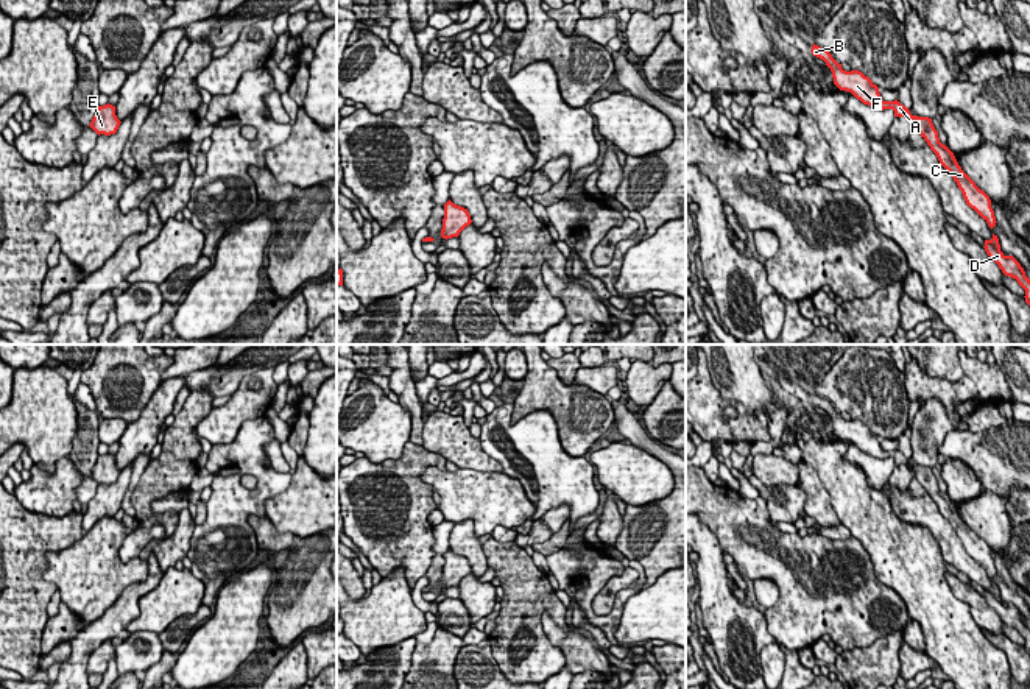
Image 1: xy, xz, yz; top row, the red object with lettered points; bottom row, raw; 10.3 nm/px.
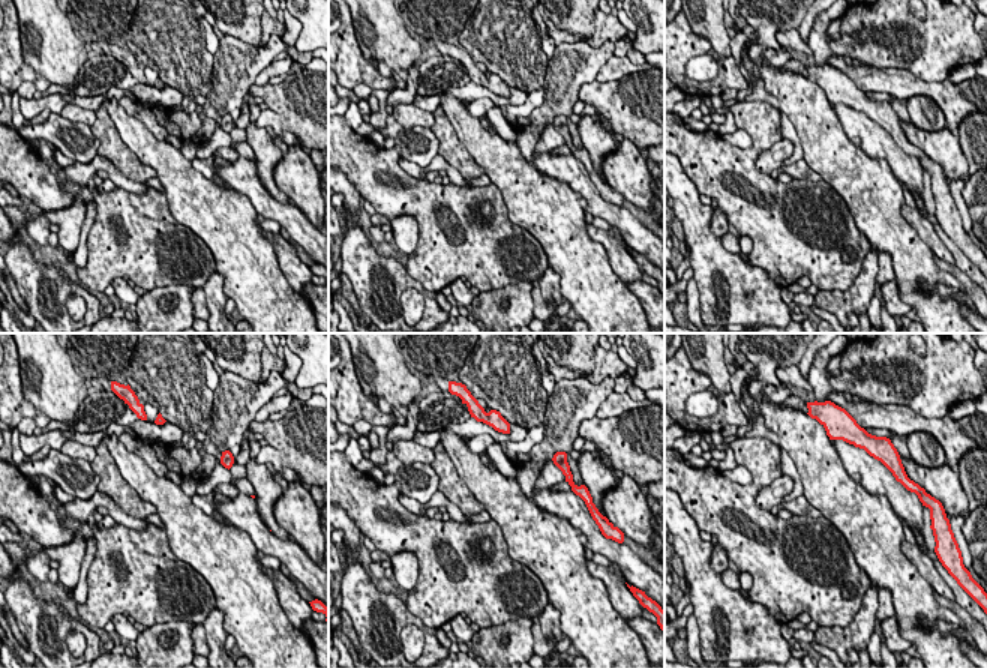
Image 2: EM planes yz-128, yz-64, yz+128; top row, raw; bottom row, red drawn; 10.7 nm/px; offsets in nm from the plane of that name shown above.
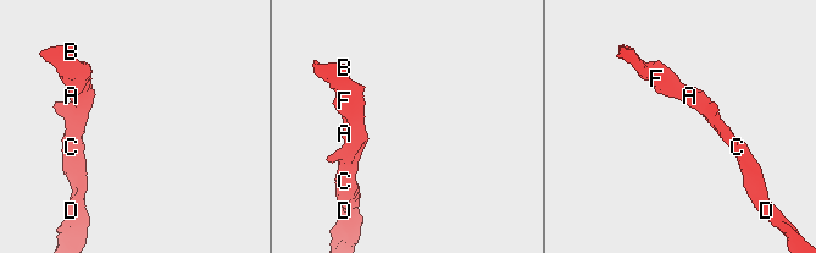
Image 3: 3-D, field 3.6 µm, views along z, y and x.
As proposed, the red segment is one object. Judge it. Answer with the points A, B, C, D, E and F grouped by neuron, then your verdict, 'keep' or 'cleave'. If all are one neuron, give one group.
A B C D E F | keep

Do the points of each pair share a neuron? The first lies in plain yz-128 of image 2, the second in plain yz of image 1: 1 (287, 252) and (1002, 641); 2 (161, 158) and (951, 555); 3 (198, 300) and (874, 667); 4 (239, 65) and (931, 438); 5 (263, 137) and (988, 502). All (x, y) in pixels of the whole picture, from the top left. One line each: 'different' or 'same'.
1: different
2: different
3: different
4: same
5: different

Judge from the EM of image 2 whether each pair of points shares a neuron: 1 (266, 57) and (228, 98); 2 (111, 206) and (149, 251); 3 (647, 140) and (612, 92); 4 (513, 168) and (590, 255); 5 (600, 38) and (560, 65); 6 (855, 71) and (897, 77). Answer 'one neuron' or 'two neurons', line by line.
1: one neuron
2: one neuron
3: one neuron
4: one neuron
5: two neurons
6: one neuron

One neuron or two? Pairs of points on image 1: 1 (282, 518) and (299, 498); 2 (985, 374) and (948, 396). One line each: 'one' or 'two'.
1: one
2: one

